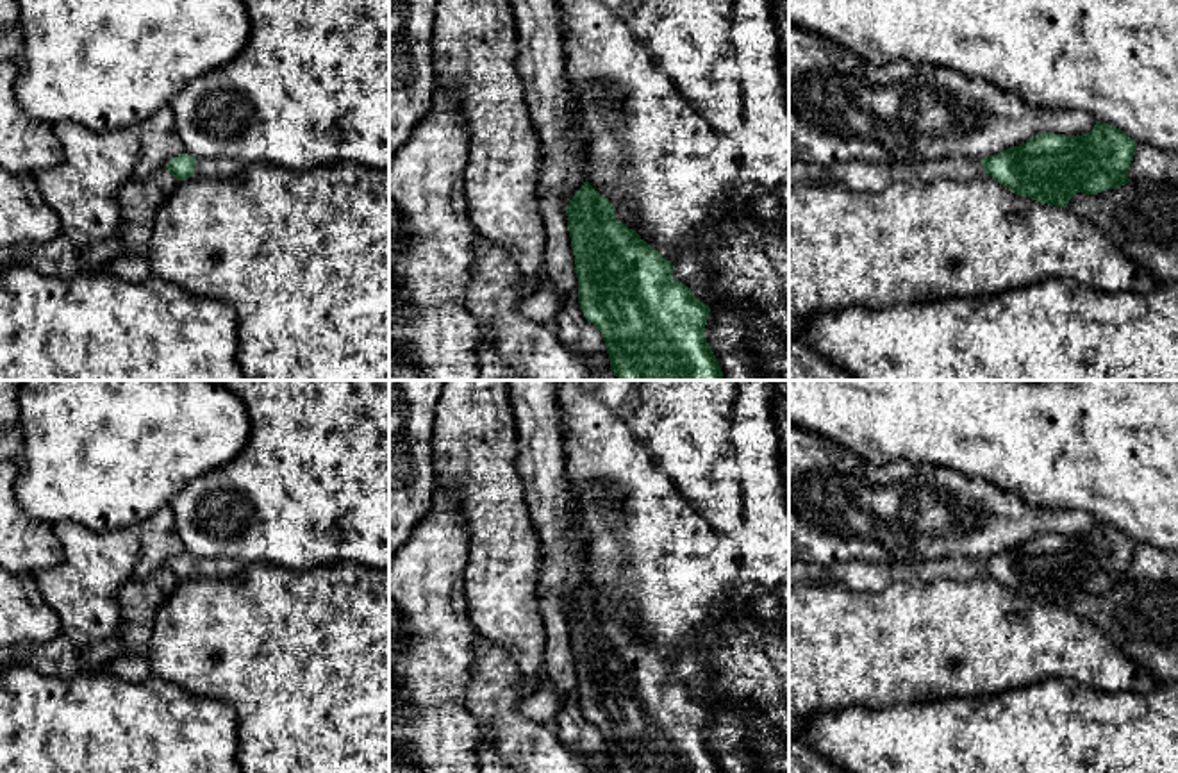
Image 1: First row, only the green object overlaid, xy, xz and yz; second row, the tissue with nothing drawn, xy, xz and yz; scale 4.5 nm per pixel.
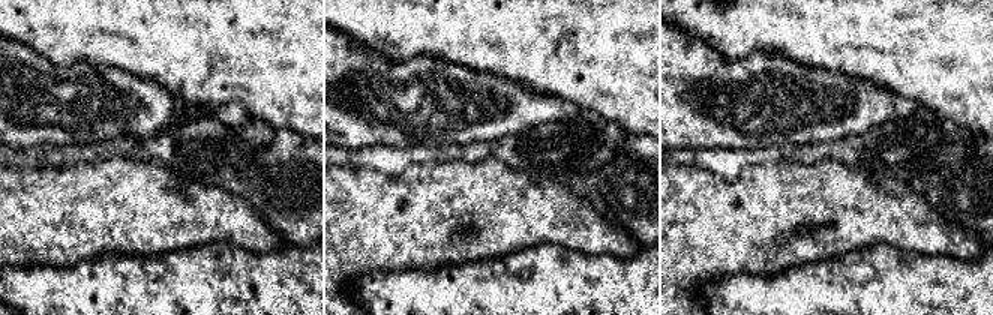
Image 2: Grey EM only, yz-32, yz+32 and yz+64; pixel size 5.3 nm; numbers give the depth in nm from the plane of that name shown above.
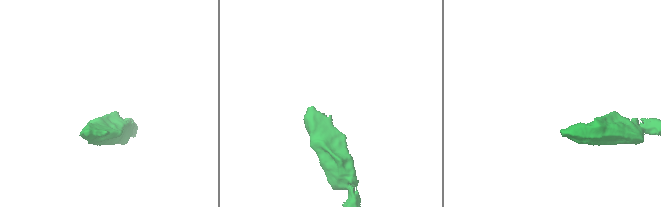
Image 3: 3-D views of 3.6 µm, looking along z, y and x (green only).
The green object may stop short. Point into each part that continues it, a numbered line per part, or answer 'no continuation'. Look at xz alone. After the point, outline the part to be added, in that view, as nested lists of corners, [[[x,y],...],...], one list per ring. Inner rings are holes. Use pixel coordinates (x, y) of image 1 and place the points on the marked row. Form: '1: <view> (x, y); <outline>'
no continuation

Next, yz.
1: yz (966, 170); [[[939,159],[926,161],[917,166],[917,179],[935,180],[935,179],[957,179],[964,182],[976,180],[983,175],[983,166],[980,159]]]

